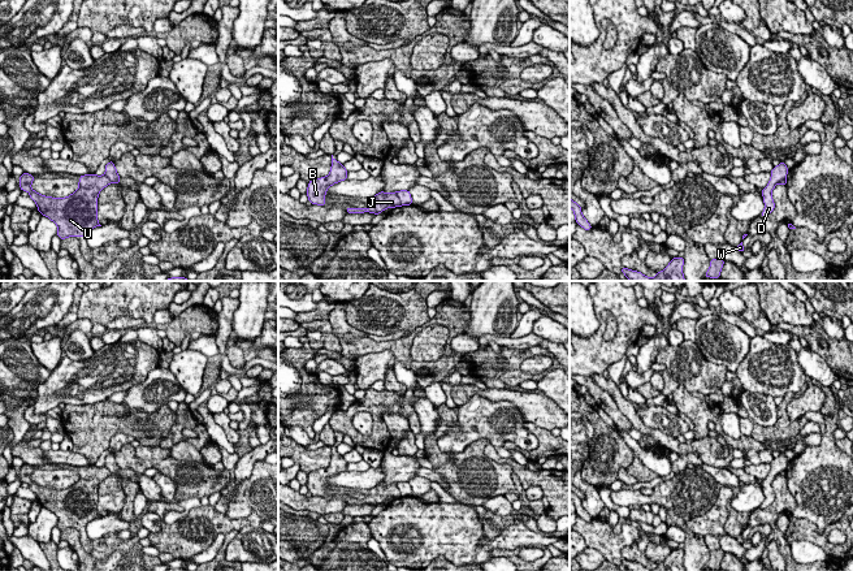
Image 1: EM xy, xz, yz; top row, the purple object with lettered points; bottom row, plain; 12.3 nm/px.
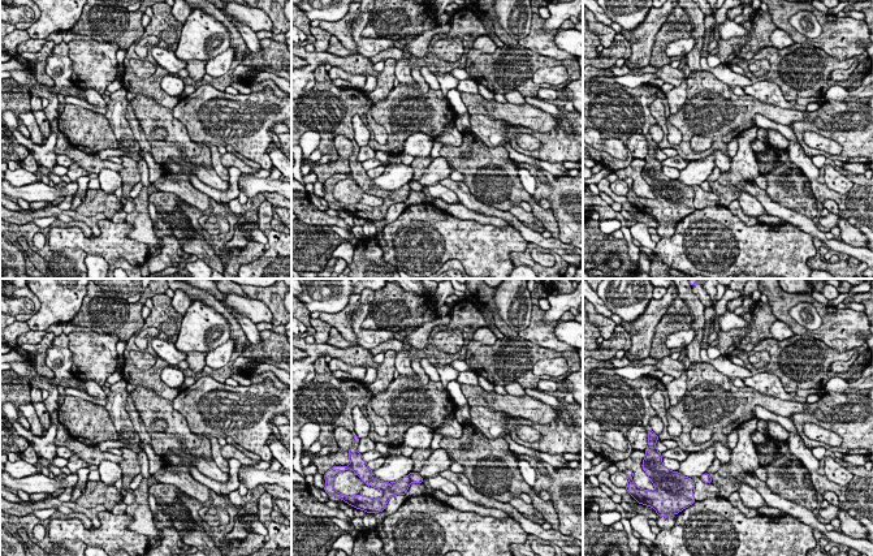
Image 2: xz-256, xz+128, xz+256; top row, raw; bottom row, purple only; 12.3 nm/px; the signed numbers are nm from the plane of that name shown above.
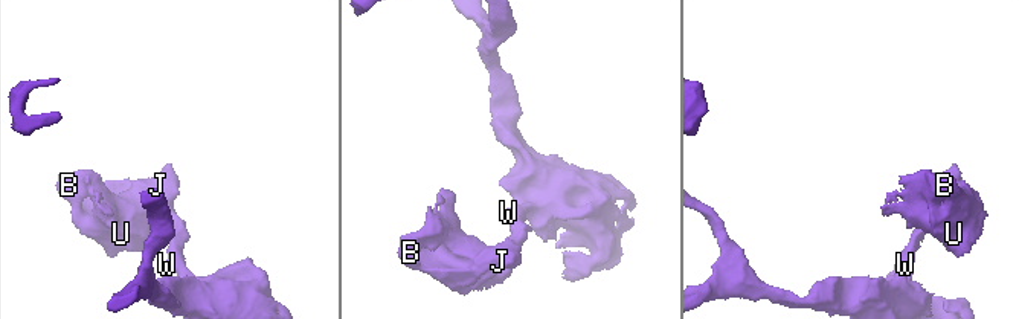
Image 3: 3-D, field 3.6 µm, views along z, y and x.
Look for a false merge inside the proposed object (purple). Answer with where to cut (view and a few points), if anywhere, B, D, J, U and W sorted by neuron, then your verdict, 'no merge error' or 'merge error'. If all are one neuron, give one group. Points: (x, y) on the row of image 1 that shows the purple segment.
xz (395, 193), (401, 204) | B J U / D W | merge error

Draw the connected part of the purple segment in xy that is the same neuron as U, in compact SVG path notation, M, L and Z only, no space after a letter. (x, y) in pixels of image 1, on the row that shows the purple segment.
M23 173L20 177L20 187L27 191L36 203L38 211L57 225L60 239L68 237L86 237L86 234L101 226L98 221L99 193L112 183L104 176L85 174L79 177L78 190L66 198L52 198L38 194L31 189L34 176Z

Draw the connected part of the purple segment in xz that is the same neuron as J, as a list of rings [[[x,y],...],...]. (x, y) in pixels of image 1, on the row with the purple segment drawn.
[[[380,191],[371,200],[372,200],[371,202],[371,204],[372,204],[371,208],[346,208],[346,212],[347,213],[369,212],[369,213],[378,215],[386,208],[400,207],[400,200],[399,200],[397,193],[389,193],[387,194],[387,193]]]

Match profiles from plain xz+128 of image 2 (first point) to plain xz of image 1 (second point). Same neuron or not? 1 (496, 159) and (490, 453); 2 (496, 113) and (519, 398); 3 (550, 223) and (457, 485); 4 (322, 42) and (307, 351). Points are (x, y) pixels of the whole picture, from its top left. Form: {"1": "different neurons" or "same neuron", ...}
{"1": "different neurons", "2": "same neuron", "3": "same neuron", "4": "different neurons"}

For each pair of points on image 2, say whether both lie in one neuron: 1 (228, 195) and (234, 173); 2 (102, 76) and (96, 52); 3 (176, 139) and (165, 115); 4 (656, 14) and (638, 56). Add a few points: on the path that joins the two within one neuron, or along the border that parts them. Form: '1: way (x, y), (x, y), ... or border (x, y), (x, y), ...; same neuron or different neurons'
1: way (233, 190), (233, 179); same neuron
2: way (98, 70), (96, 57); same neuron
3: way (176, 133), (167, 121); same neuron
4: way (651, 25), (645, 31), (644, 46); same neuron

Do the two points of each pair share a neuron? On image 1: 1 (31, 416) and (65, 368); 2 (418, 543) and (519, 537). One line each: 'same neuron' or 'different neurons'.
1: different neurons
2: same neuron

